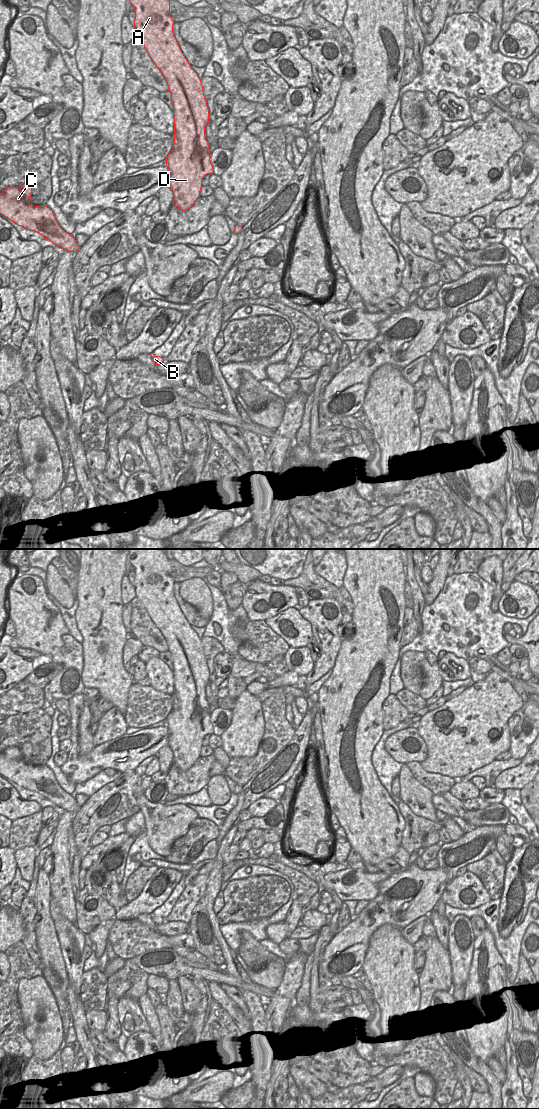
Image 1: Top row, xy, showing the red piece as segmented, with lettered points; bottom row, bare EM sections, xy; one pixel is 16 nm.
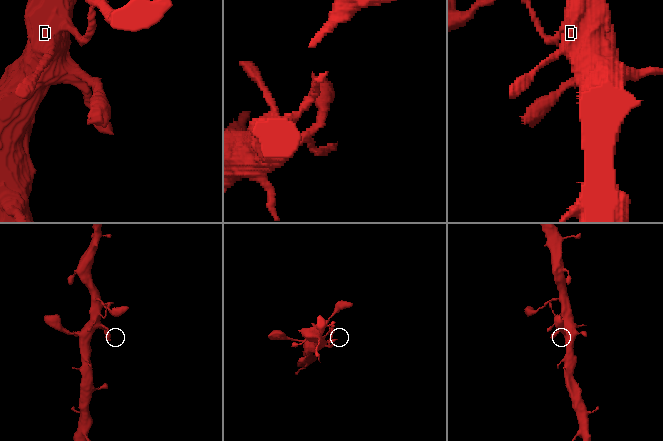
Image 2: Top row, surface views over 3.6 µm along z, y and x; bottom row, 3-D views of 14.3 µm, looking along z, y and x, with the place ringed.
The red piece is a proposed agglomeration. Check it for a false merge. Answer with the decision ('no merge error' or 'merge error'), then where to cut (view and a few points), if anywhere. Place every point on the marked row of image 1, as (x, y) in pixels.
no merge error | no cut

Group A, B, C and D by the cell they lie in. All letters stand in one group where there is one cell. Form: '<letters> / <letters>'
A B C D

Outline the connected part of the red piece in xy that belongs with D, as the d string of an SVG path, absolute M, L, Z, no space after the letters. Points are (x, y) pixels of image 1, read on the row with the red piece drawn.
M129 0L134 7L136 37L144 45L149 57L164 76L171 93L174 117L174 144L166 157L168 185L173 191L173 205L182 211L190 209L200 197L202 179L214 173L210 161L210 145L205 127L209 124L209 109L201 79L191 68L173 33L170 0Z

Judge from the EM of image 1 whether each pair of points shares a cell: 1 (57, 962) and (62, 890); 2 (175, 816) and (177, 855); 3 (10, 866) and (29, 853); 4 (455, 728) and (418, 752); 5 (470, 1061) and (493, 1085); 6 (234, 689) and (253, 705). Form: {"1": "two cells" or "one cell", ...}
{"1": "two cells", "2": "two cells", "3": "two cells", "4": "two cells", "5": "one cell", "6": "two cells"}

